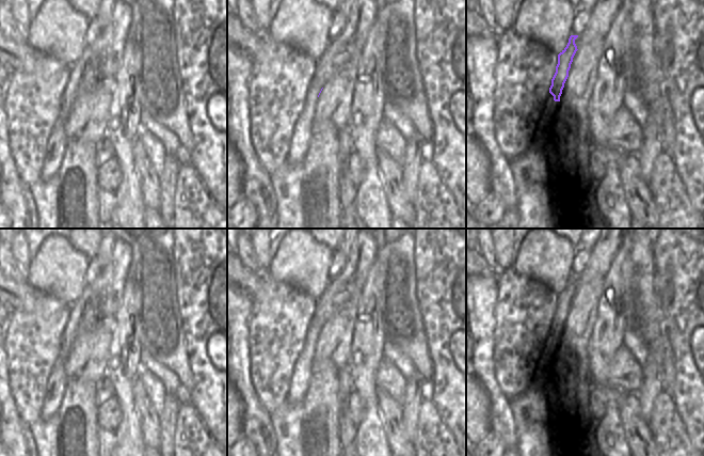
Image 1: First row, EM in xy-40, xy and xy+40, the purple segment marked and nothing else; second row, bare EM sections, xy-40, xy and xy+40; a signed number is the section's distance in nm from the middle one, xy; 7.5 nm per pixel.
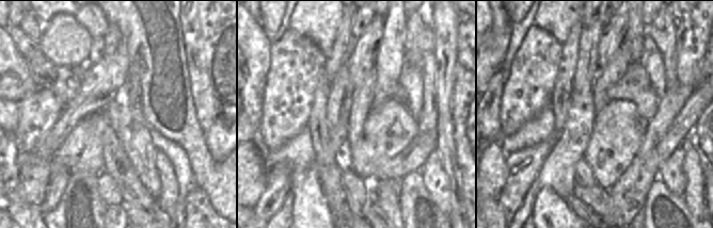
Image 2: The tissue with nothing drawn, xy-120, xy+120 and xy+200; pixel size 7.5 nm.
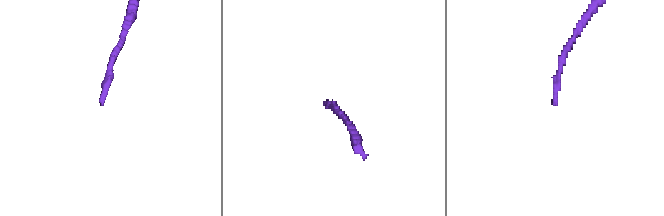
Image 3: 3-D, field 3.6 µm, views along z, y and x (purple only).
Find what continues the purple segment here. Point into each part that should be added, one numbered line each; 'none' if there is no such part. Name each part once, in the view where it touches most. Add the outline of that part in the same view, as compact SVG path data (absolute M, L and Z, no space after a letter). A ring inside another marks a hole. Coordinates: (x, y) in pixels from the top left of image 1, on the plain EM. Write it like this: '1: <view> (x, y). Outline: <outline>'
1: xy+40 (544, 362). Outline: M548 332L543 344L543 348L539 355L539 359L534 365L532 383L541 384L541 378L545 376L547 369L551 366L551 355L557 344L558 341L555 341L554 335Z

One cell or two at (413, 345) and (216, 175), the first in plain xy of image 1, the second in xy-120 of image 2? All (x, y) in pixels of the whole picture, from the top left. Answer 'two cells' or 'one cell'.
one cell

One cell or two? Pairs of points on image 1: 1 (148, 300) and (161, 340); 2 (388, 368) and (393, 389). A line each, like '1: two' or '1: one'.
1: one
2: one

